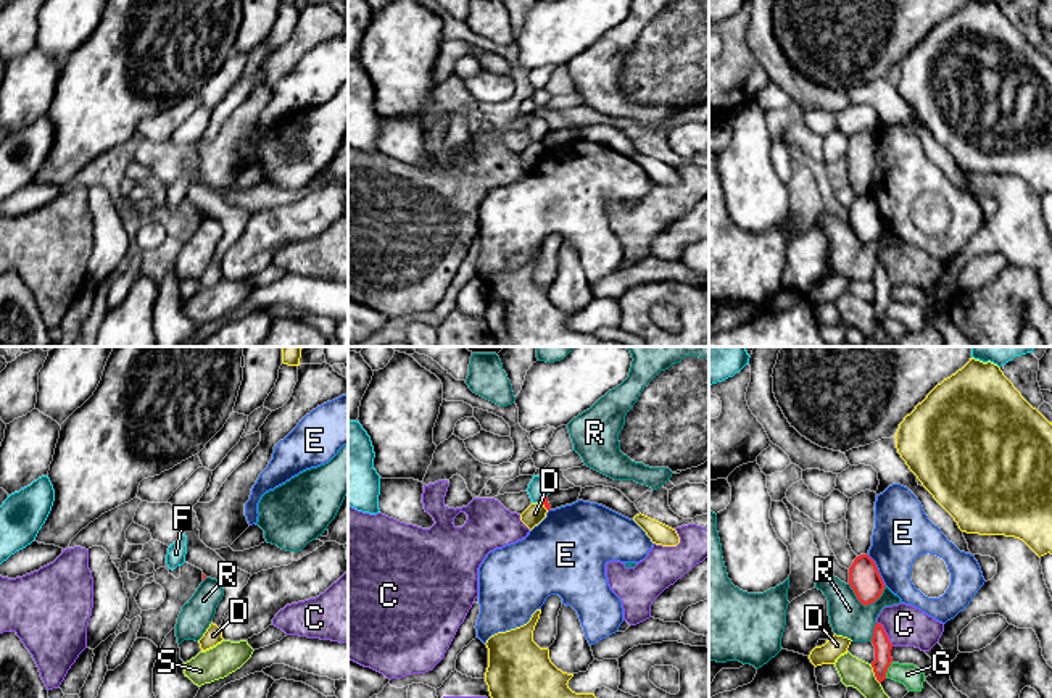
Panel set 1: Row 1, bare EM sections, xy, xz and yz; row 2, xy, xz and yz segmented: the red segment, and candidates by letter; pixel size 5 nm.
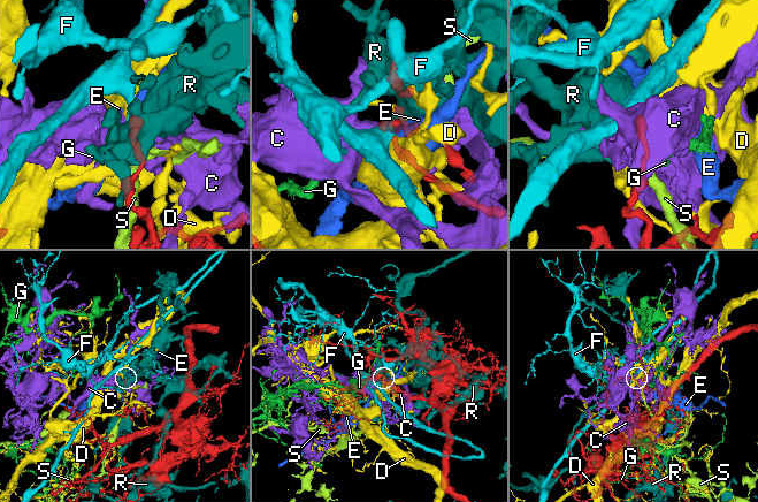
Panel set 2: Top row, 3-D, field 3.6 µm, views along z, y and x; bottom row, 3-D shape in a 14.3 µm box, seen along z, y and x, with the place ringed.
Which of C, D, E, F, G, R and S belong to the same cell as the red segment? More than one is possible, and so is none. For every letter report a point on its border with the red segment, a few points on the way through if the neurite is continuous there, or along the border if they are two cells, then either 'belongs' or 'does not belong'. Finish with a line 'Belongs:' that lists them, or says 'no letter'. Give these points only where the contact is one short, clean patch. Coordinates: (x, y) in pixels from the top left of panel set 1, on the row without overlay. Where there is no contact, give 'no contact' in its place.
C: yz (885, 273) | does not belong
D: xz (545, 145) | does not belong
E: yz (877, 210) | does not belong
F: xz (545, 137) | along xz (546, 134), (542, 141) | does not belong
G: yz (886, 308) | along yz (891, 300), (885, 316) | does not belong
R: yz (865, 244) | along yz (848, 223), (864, 244), (870, 244), (885, 228) | does not belong
S: yz (875, 313) | does not belong
Belongs: no letter

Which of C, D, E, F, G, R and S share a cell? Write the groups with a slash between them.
C / D / E / F / G / R / S

